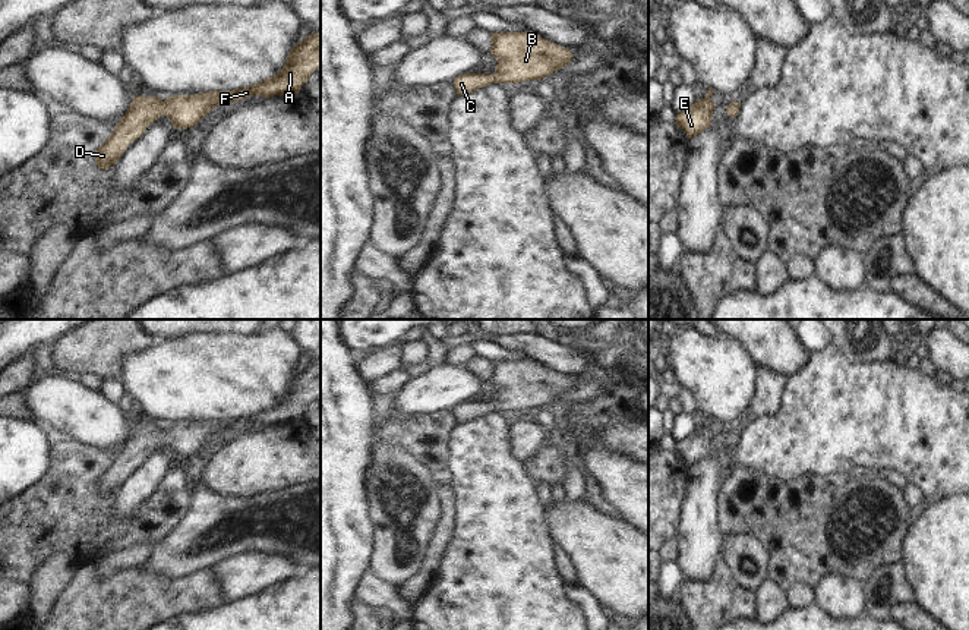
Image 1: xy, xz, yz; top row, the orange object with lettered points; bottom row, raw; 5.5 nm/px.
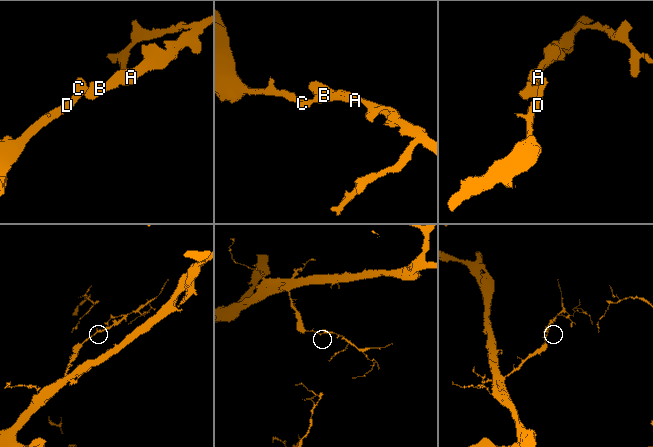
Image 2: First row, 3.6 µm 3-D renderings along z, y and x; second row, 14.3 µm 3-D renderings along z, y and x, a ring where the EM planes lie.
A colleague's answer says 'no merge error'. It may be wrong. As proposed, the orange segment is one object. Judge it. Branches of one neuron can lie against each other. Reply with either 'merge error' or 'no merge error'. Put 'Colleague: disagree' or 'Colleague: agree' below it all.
no merge error
Colleague: agree

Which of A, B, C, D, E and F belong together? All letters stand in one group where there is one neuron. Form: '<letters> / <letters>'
A B C D E F

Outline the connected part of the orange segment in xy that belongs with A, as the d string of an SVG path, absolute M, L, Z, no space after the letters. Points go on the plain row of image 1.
M321 360L310 362L288 381L288 387L284 396L274 404L266 406L247 416L236 416L233 419L209 419L195 423L171 423L165 429L161 425L136 425L121 445L120 451L114 456L114 460L105 467L105 470L95 479L95 492L107 498L116 492L132 470L135 470L148 454L151 454L160 444L167 444L173 451L173 456L187 457L196 454L214 435L222 432L233 432L242 426L250 423L261 423L269 426L274 423L299 422L300 416L309 409L310 403L321 394Z

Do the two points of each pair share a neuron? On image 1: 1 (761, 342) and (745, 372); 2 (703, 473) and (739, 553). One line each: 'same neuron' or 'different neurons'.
1: different neurons
2: different neurons

